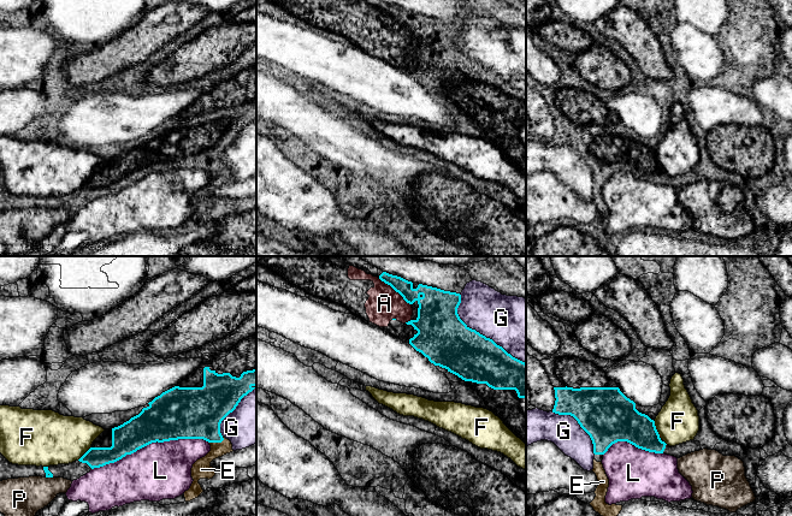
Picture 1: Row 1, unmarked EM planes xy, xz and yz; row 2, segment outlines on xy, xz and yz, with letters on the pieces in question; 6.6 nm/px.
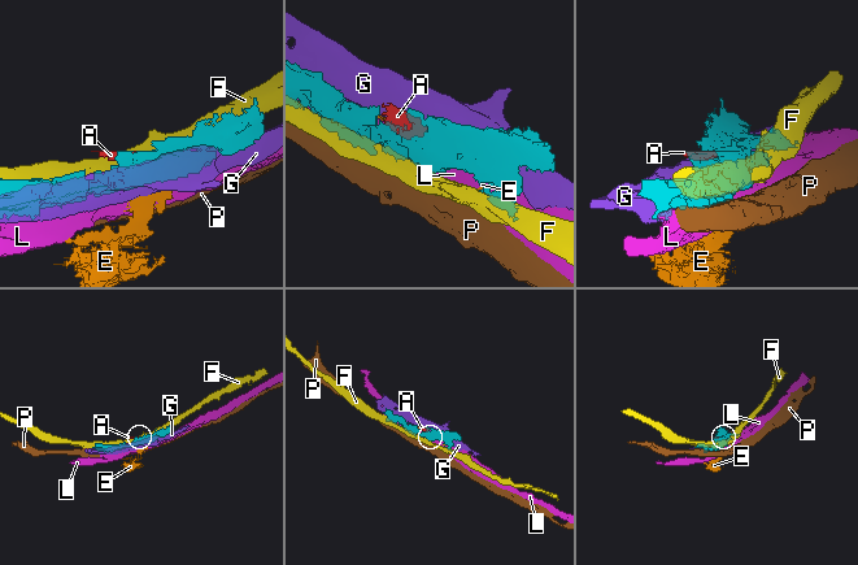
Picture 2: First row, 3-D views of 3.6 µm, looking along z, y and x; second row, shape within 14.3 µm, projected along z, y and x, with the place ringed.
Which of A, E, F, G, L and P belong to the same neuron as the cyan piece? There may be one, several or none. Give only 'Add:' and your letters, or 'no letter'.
Add: no letter

